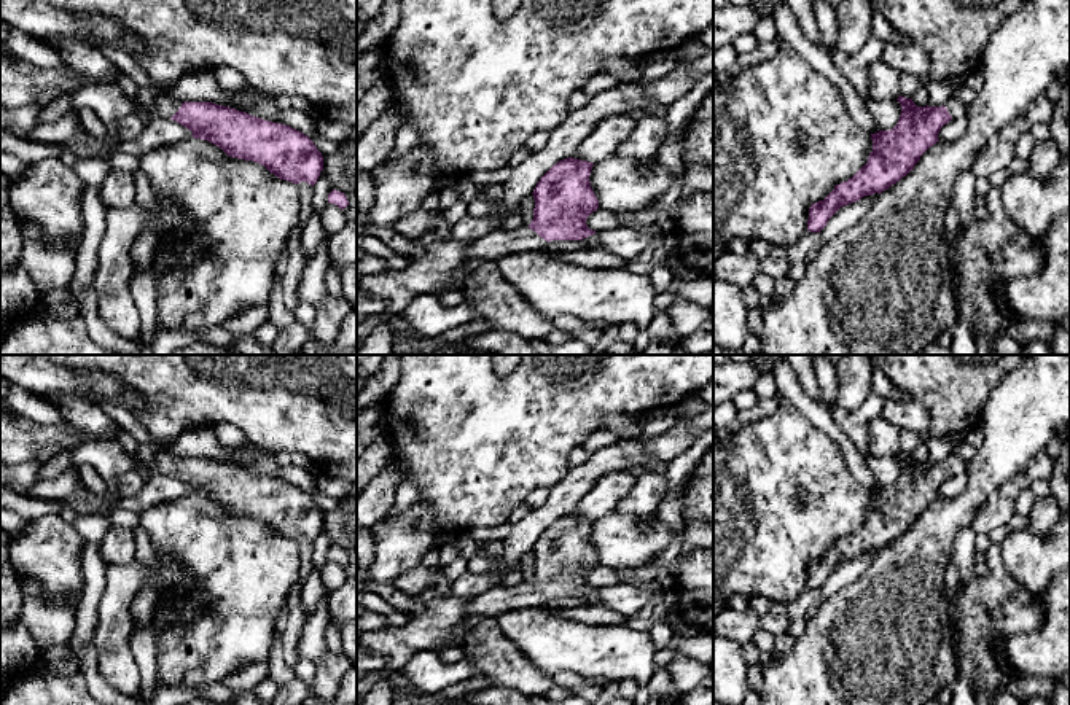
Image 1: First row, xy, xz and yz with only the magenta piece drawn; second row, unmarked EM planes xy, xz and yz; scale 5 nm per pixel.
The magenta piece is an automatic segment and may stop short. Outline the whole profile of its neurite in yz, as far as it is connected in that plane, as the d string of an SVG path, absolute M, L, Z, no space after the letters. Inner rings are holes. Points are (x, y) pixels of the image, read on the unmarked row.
M900 452L901 471L890 487L871 490L873 508L868 519L847 538L834 543L823 555L810 562L807 587L820 589L828 576L844 562L865 552L882 549L906 533L920 512L933 503L944 481L963 473L967 463L952 452L943 463L917 463Z

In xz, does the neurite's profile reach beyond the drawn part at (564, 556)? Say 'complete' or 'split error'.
split error

